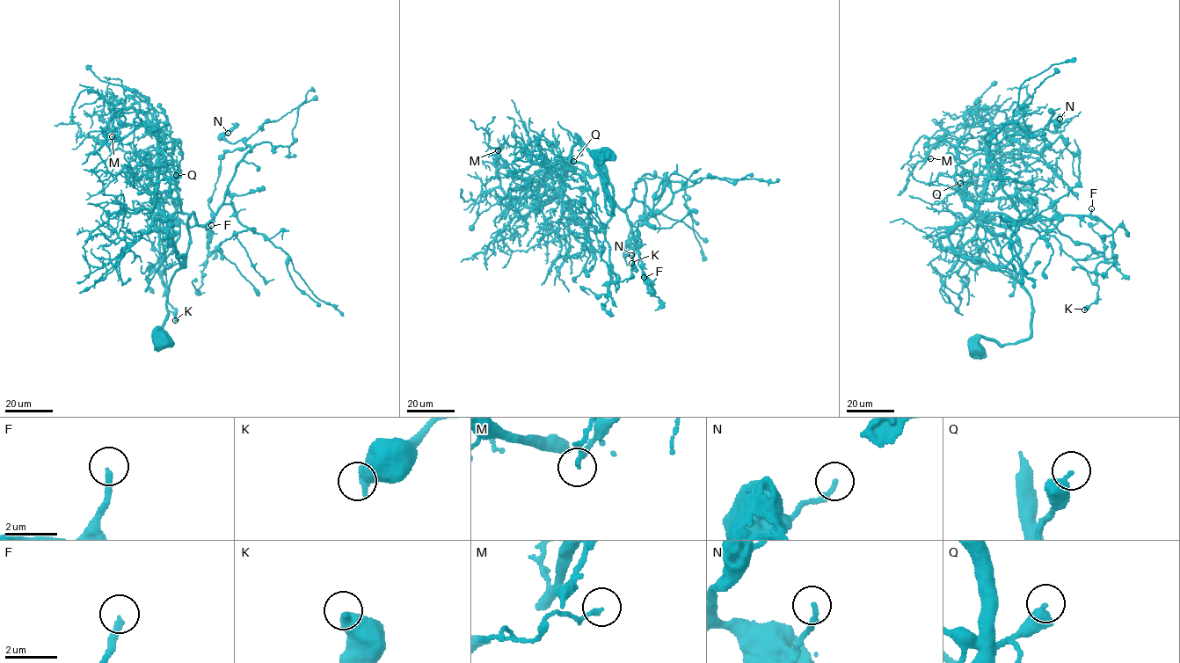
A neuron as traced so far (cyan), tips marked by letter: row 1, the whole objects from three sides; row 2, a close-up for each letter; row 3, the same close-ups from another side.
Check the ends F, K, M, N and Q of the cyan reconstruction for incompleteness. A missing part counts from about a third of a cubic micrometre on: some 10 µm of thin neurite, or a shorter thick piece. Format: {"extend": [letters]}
{"extend": ["F"]}

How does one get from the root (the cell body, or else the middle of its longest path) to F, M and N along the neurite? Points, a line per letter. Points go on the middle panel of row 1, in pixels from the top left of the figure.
F: (600, 154), (608, 214), (608, 179), (613, 193), (612, 207), (601, 176), (627, 215), (644, 277)
M: (600, 154), (608, 215), (606, 175), (583, 144), (554, 194), (545, 175), (513, 180), (498, 150)
N: (600, 154), (608, 215), (601, 176), (620, 208), (644, 182), (631, 255)

